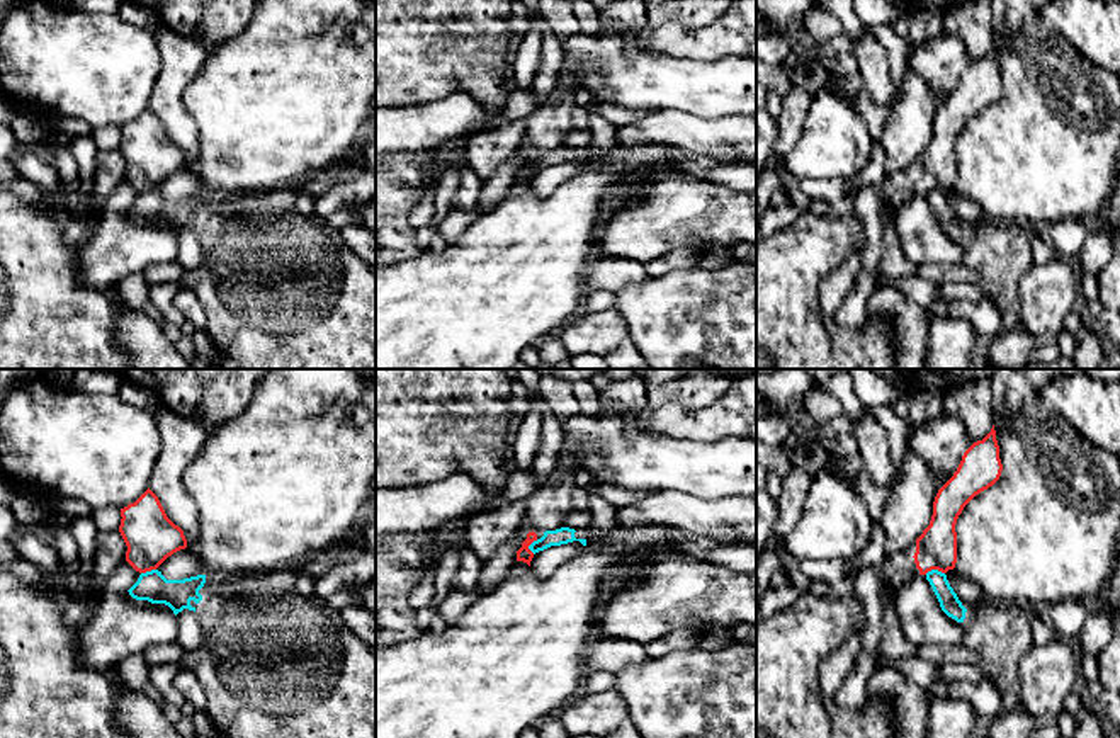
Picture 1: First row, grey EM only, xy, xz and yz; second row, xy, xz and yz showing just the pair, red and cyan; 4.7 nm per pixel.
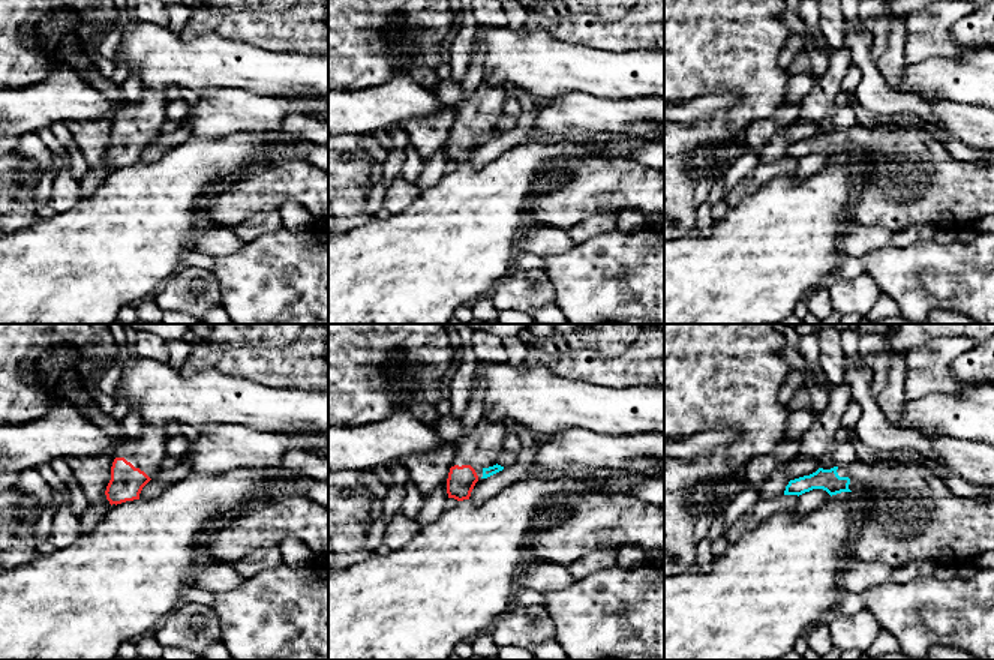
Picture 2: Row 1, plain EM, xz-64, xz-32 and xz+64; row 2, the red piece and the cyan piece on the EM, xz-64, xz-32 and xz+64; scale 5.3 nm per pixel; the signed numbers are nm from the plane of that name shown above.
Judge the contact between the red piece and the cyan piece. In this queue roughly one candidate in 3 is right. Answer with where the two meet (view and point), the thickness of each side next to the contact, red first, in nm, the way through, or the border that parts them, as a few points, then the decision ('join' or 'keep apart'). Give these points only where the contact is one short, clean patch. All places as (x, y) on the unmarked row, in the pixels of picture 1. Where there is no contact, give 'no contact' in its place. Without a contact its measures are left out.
meets red in yz at (933, 187); 190 nm thick on the red side, 90 nm on the other; border along yz (944, 191), (932, 189), (925, 193); keep apart

